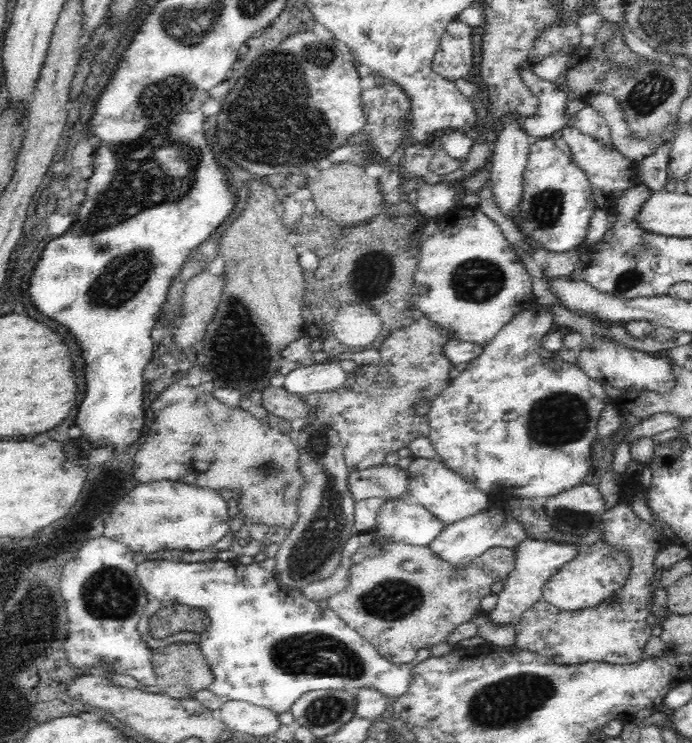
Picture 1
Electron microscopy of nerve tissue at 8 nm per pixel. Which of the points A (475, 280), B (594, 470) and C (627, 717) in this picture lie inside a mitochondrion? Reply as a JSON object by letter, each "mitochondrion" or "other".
{"A":"mitochondrion","B":"other","C":"other"}

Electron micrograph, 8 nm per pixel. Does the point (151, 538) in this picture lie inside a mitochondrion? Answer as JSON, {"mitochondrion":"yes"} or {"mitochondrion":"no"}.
{"mitochondrion":"no"}

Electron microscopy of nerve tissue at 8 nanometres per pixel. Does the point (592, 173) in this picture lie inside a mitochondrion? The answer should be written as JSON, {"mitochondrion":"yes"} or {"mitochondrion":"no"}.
{"mitochondrion":"no"}

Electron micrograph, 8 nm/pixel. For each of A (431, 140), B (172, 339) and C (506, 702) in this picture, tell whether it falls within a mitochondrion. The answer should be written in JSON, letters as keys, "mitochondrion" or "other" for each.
{"A":"other","B":"other","C":"mitochondrion"}

